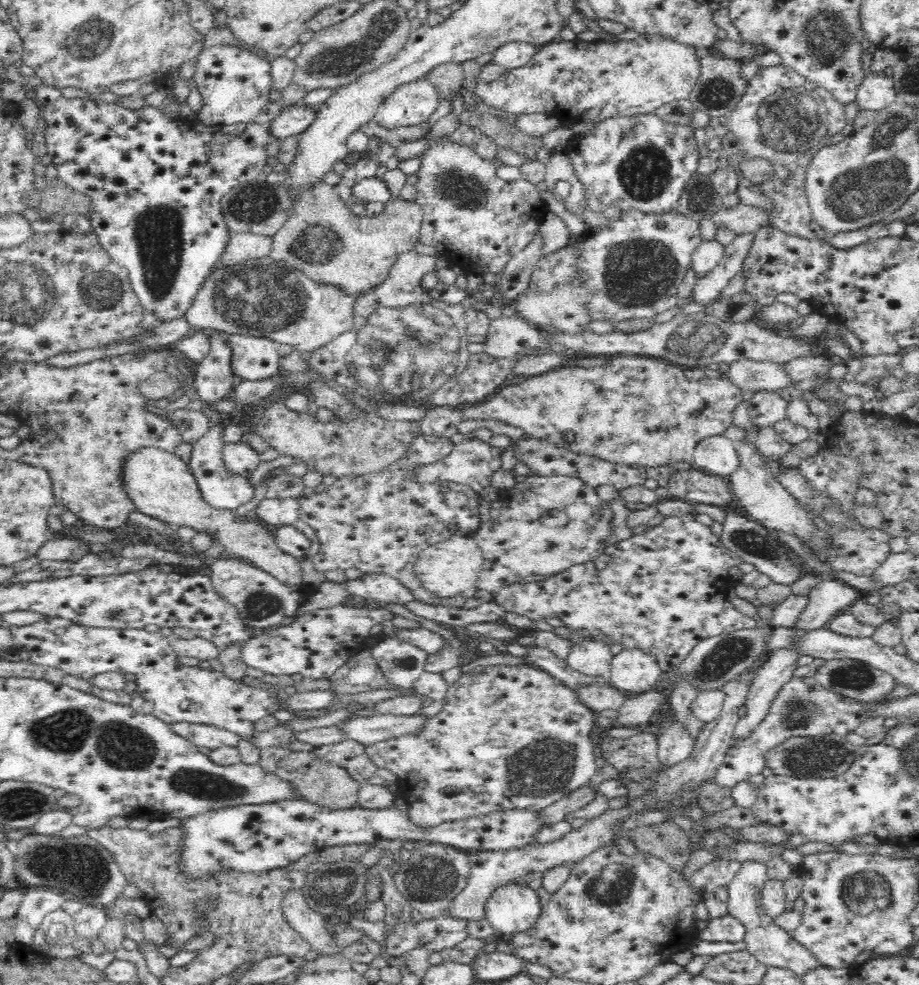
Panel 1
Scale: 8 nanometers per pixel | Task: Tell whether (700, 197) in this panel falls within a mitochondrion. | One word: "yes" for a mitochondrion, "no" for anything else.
yes

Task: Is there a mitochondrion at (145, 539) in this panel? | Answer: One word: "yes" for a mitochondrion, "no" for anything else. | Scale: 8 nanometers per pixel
no

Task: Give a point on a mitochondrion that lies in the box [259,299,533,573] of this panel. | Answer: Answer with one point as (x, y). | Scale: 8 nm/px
(411, 352)

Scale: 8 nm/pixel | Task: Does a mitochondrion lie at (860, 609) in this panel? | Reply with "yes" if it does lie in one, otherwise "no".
no

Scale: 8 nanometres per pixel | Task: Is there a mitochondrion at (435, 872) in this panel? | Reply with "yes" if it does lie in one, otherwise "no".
yes

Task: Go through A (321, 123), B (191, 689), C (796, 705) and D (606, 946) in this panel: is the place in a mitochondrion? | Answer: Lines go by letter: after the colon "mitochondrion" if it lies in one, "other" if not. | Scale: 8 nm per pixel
A: other
B: other
C: mitochondrion
D: other

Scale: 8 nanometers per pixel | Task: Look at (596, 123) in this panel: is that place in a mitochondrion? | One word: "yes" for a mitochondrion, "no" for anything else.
no

